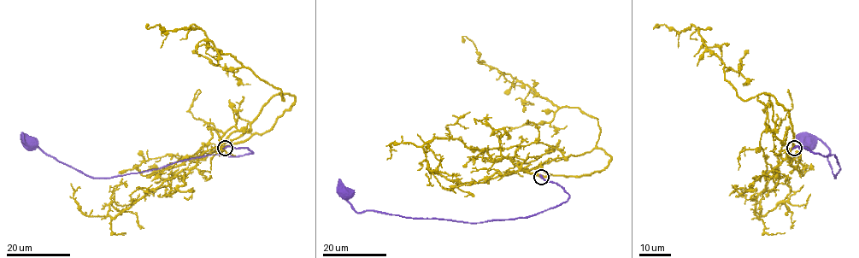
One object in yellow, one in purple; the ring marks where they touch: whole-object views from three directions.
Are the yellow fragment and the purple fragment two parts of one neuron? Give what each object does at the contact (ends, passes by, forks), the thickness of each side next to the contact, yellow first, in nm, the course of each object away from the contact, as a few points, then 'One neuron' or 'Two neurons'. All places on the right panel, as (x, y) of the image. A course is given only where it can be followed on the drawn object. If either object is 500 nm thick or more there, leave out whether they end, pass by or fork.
Thickness 600 nm (yellow) against 360 nm. Course of yellow: (793, 148), (789, 112), (774, 96), (743, 100), (694, 26), (653, 28), (659, 25). Course of purple: (793, 148), (833, 155), (840, 169), (836, 178), (828, 161), (829, 149), (818, 139), (810, 144). One neuron

